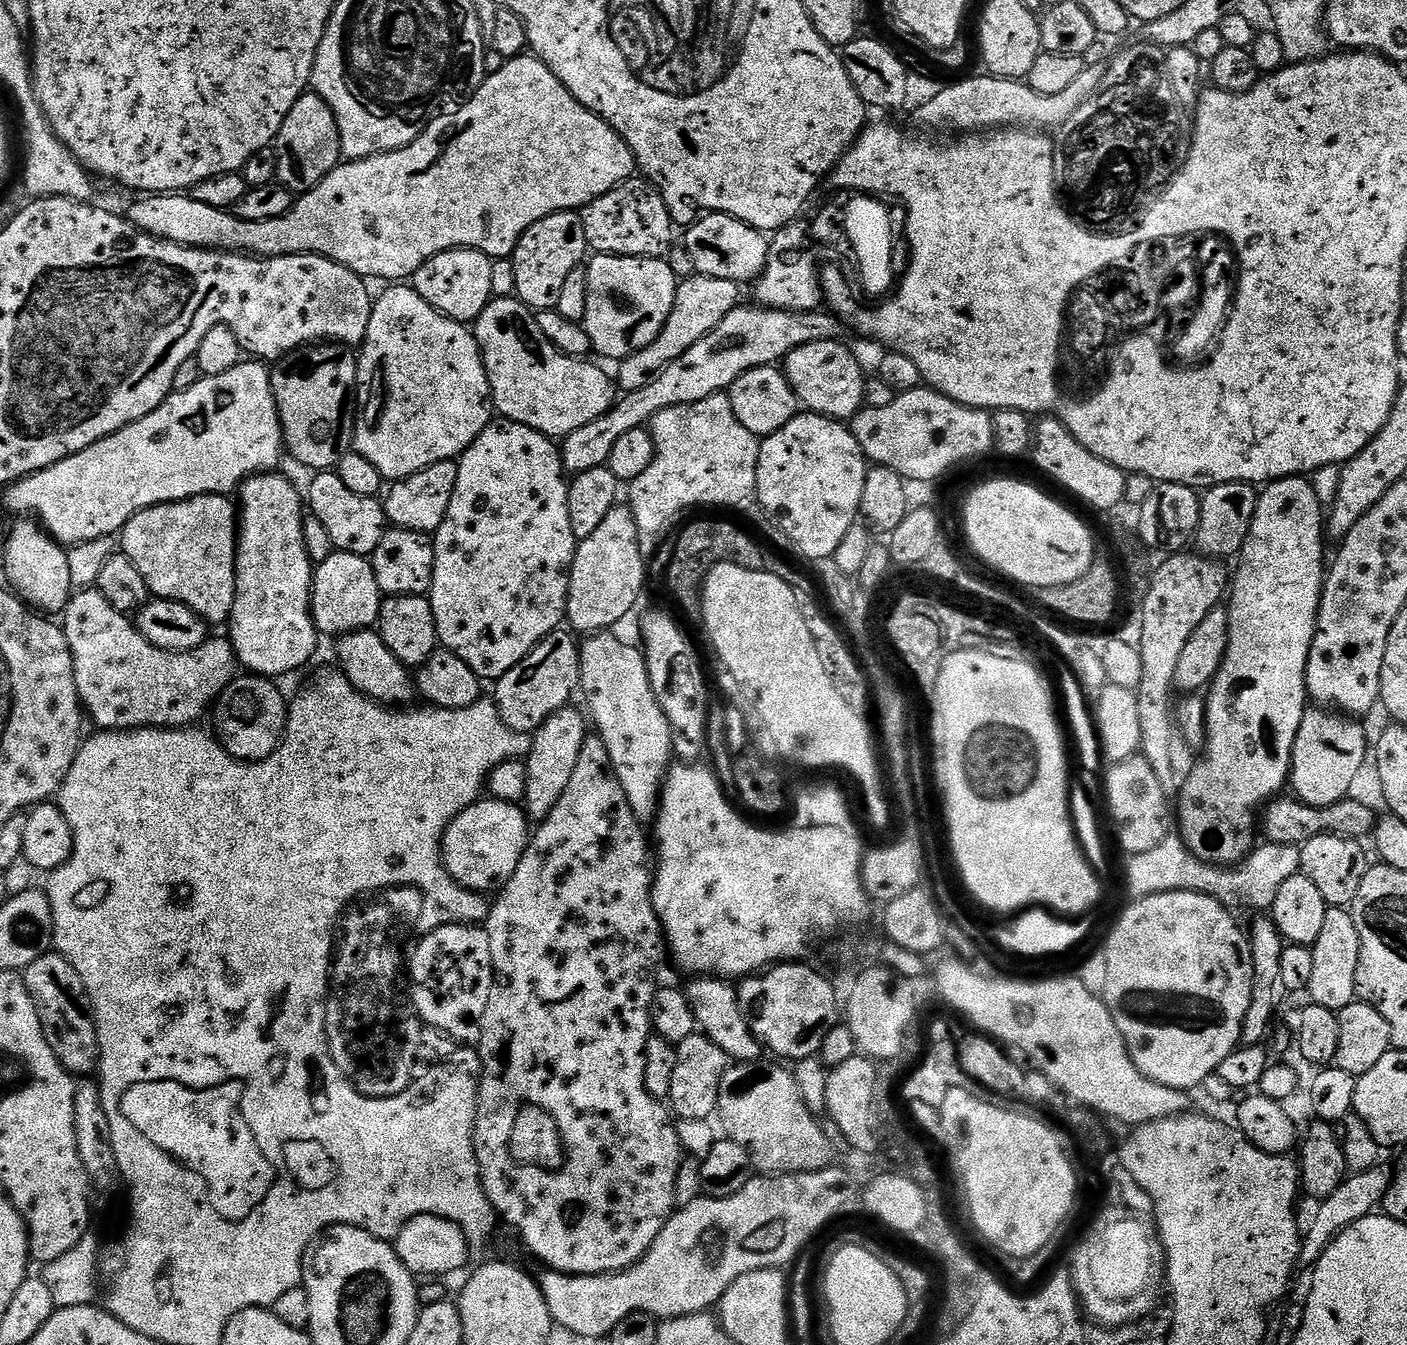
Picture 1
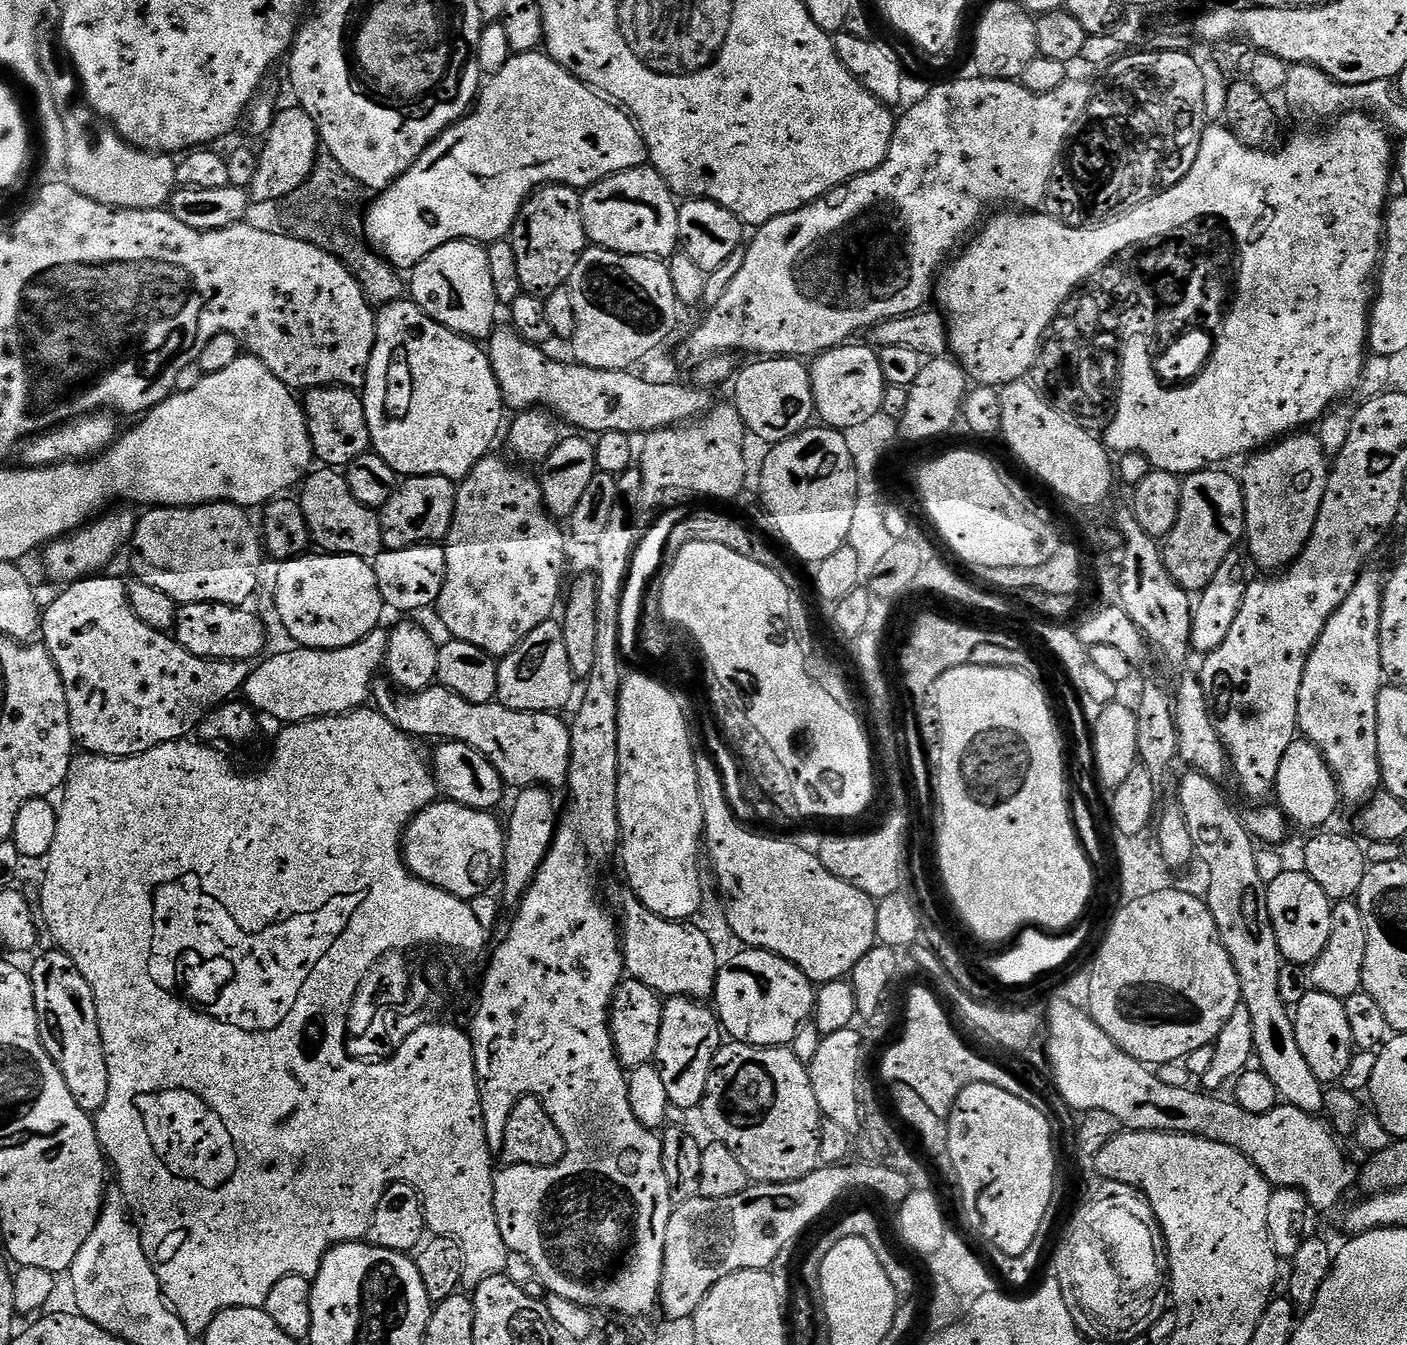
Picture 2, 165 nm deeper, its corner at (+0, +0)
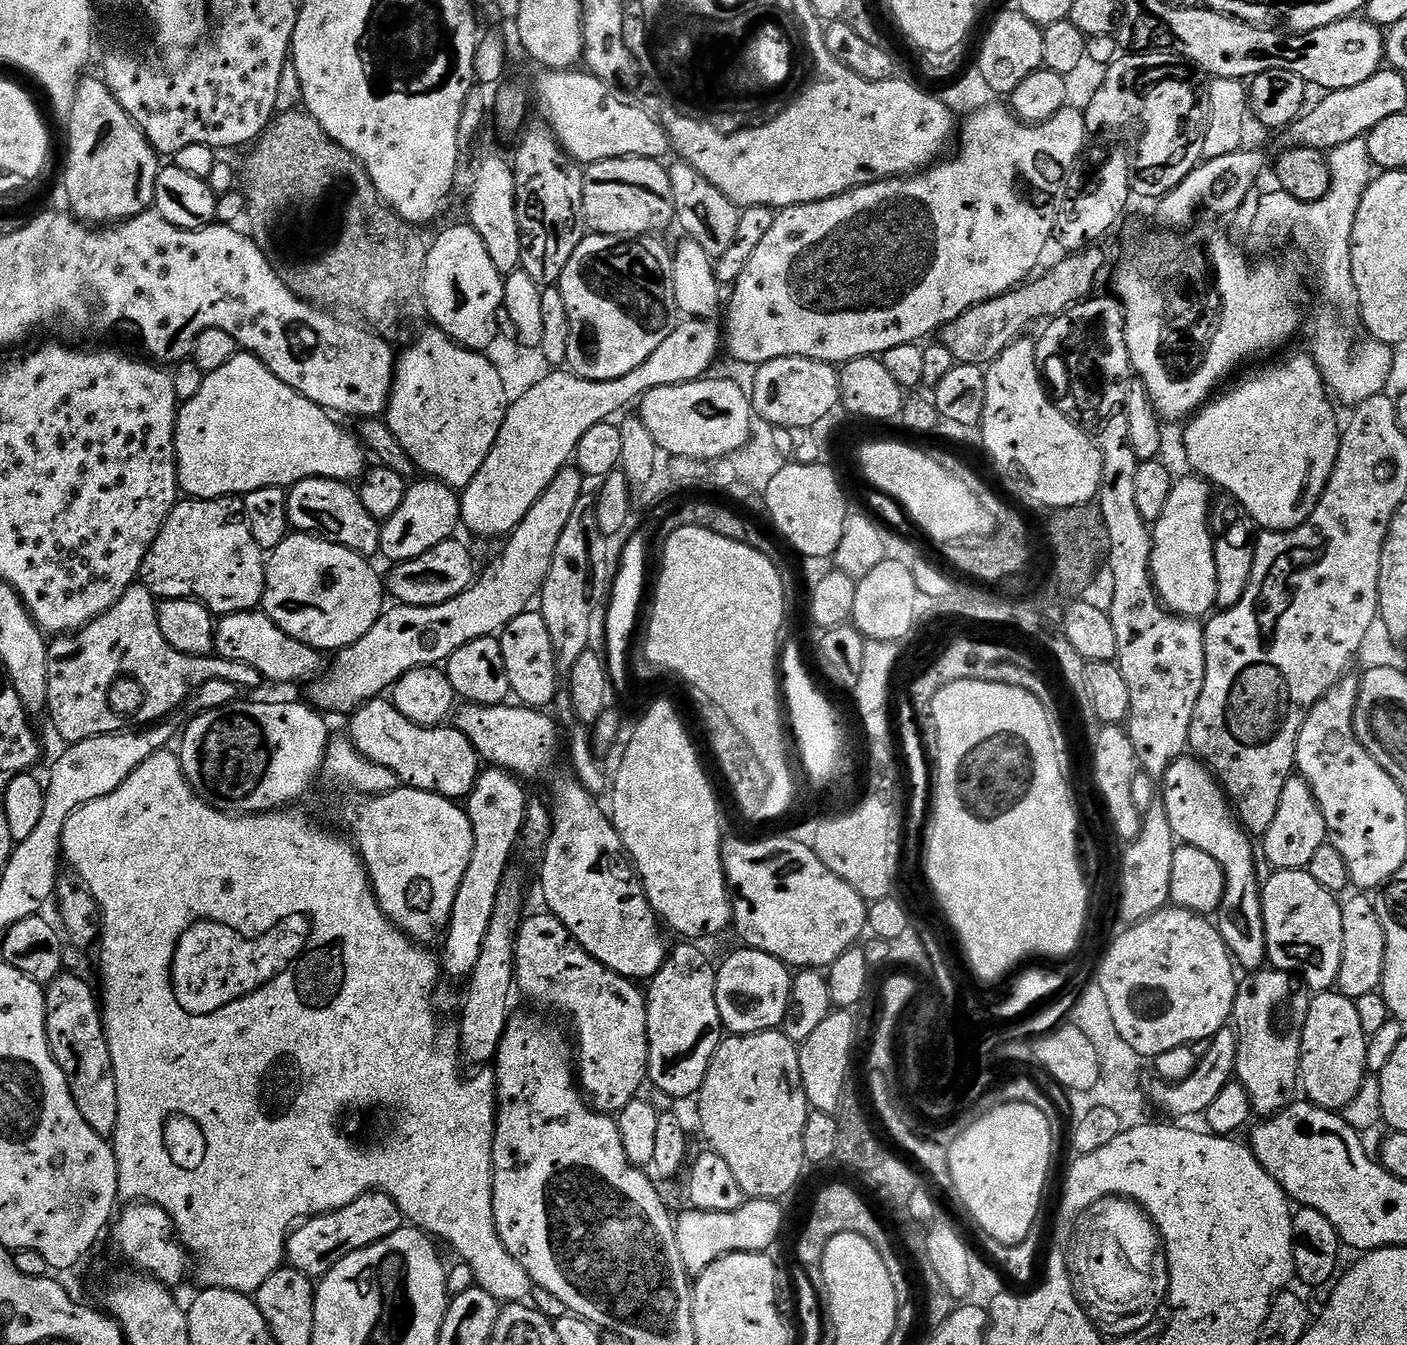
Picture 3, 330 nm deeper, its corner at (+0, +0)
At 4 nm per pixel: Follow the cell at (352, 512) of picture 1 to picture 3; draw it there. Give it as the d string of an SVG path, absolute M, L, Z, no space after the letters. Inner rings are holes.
M321 476L306 478L287 489L287 502L288 522L295 531L307 532L320 537L321 540L329 540L338 546L346 546L365 558L372 558L379 553L381 521L374 519L370 514L370 510L366 510L366 506L362 506L360 493L351 483L322 478Z

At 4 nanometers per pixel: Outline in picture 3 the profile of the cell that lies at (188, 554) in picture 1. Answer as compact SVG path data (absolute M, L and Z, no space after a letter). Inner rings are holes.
M184 498L166 518L140 567L139 579L160 600L199 600L213 614L250 612L261 607L266 586L266 552L251 537L239 499Z

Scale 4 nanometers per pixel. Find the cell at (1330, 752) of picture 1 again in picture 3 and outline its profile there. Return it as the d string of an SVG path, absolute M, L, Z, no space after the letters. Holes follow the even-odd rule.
M1293 774L1288 777L1286 786L1282 786L1282 798L1278 798L1278 810L1274 814L1274 822L1270 822L1270 830L1262 837L1264 856L1276 870L1286 868L1307 869L1310 858L1314 858L1318 846L1326 843L1328 827L1326 818L1314 798L1314 790L1306 783L1304 777Z

